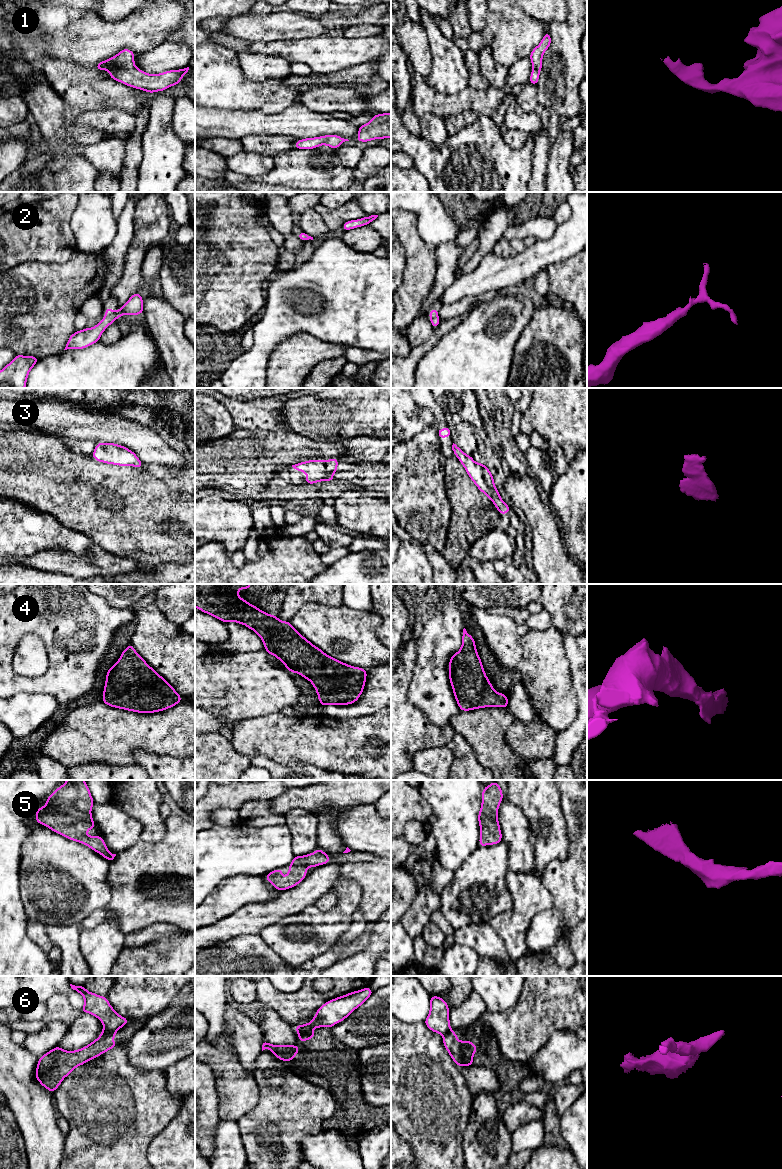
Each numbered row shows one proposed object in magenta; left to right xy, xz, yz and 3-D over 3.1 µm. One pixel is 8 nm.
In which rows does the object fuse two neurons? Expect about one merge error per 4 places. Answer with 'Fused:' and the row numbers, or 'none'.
Fused: 6

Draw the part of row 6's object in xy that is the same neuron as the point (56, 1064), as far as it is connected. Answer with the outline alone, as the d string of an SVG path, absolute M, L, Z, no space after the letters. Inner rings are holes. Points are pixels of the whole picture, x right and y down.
M116 1032L100 1034L89 1045L75 1051L65 1051L56 1046L38 1059L36 1079L53 1093L76 1067L114 1048L117 1045L113 1040L115 1036Z

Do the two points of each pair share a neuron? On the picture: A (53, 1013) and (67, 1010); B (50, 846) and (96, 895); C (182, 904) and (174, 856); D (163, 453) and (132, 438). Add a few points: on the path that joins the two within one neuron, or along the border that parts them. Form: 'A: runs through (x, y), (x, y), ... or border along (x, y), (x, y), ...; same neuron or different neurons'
A: runs through (56, 1011), (64, 1010); same neuron
B: runs through (61, 858), (86, 883); same neuron
C: runs through (156, 900), (133, 889), (133, 873), (148, 861); same neuron
D: runs through (155, 450), (140, 439); same neuron

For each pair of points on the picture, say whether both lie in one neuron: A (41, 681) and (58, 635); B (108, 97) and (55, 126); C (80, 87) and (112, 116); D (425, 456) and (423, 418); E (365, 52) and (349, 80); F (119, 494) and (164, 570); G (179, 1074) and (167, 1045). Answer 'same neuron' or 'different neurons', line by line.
A: same neuron
B: different neurons
C: different neurons
D: different neurons
E: different neurons
F: different neurons
G: different neurons

